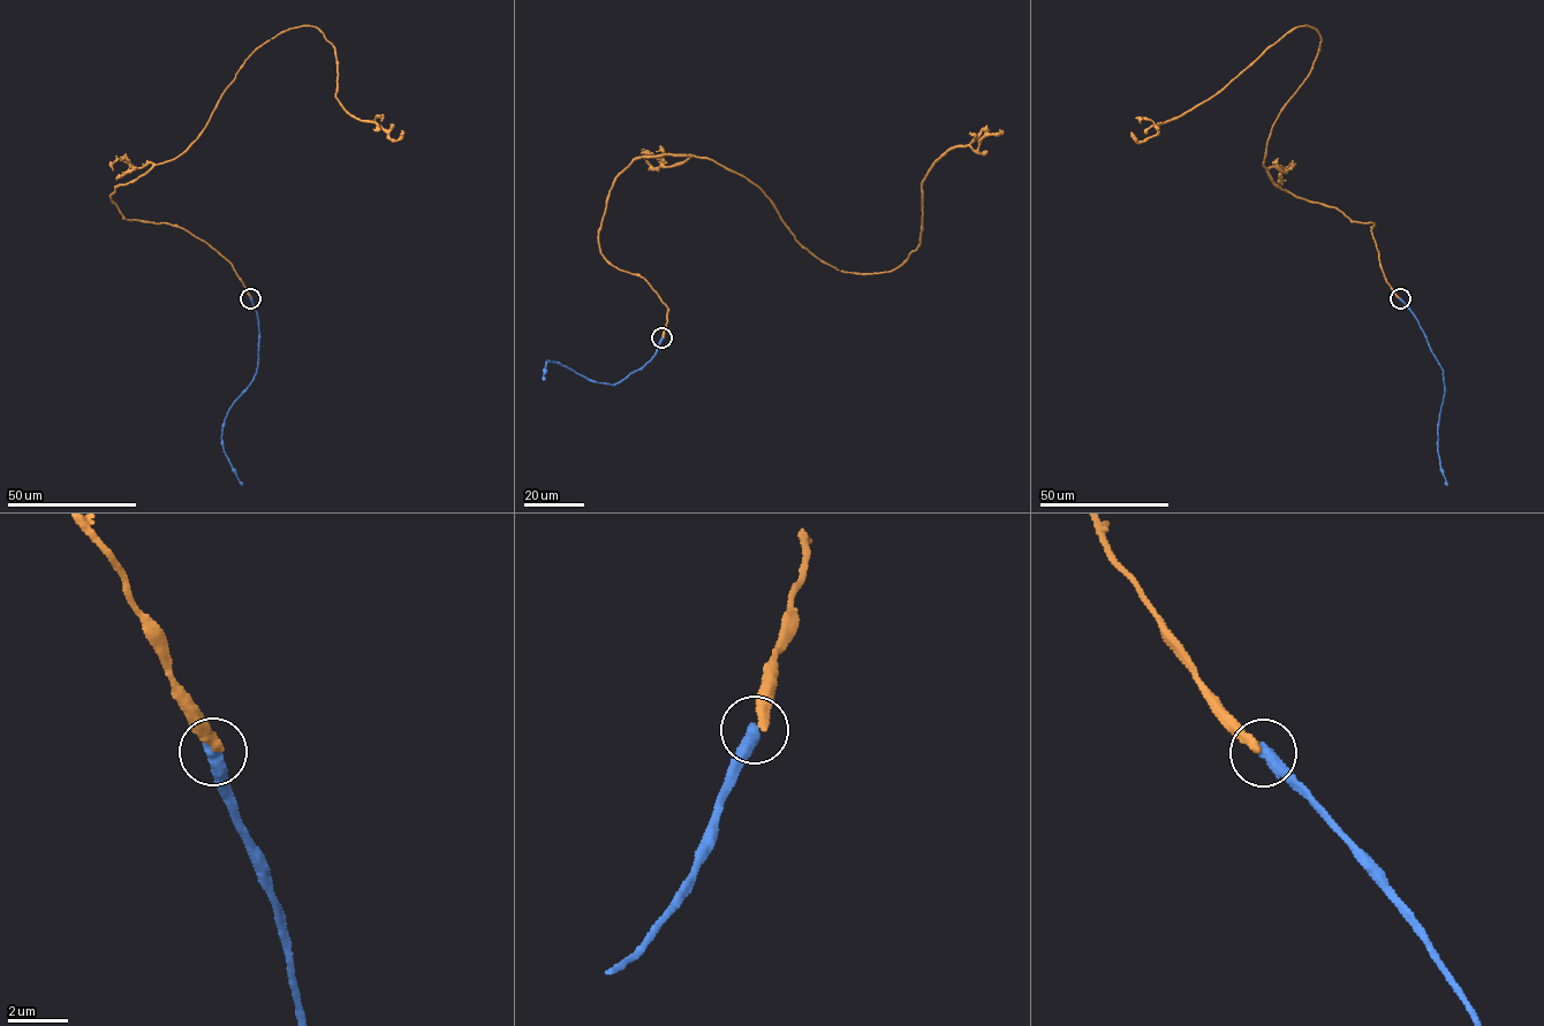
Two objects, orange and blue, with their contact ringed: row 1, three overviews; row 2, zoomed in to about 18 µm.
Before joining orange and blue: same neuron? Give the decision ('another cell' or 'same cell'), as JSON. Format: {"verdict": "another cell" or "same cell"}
{"verdict": "another cell"}

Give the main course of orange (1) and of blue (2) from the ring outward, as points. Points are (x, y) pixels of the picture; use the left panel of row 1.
1: (251, 298), (116, 187), (302, 25), (346, 112), (401, 130)
2: (251, 298), (259, 332), (256, 372), (227, 412), (221, 440), (224, 451), (242, 486)

